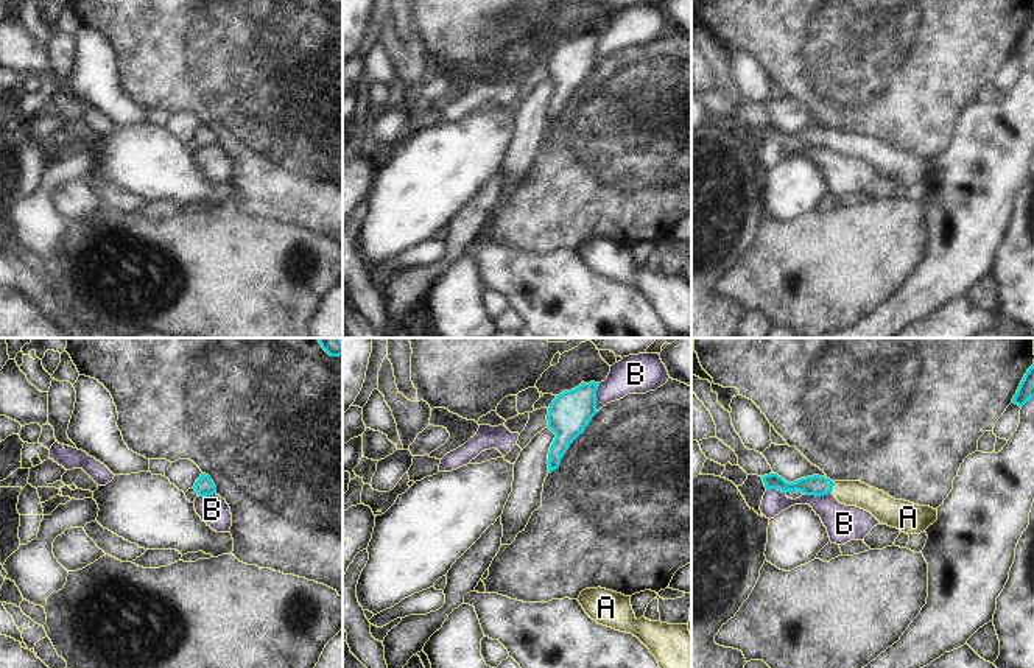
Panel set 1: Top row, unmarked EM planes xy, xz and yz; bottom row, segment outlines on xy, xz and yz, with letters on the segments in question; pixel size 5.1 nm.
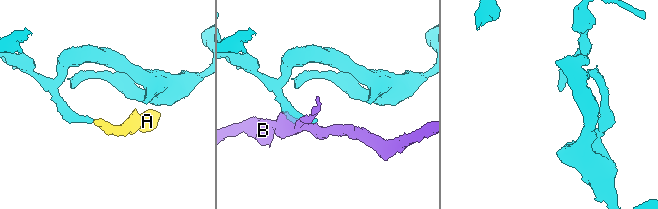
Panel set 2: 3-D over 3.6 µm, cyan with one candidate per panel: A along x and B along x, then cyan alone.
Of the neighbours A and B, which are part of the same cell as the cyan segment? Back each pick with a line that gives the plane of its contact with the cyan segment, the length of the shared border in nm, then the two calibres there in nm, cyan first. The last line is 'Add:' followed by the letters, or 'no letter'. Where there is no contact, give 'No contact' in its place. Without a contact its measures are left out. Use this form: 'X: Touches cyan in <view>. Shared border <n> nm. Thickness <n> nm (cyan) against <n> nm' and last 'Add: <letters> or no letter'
A: Touches cyan in yz. Shared border 60 nm. Thickness 100 nm (cyan) against 130 nm
Add: A

